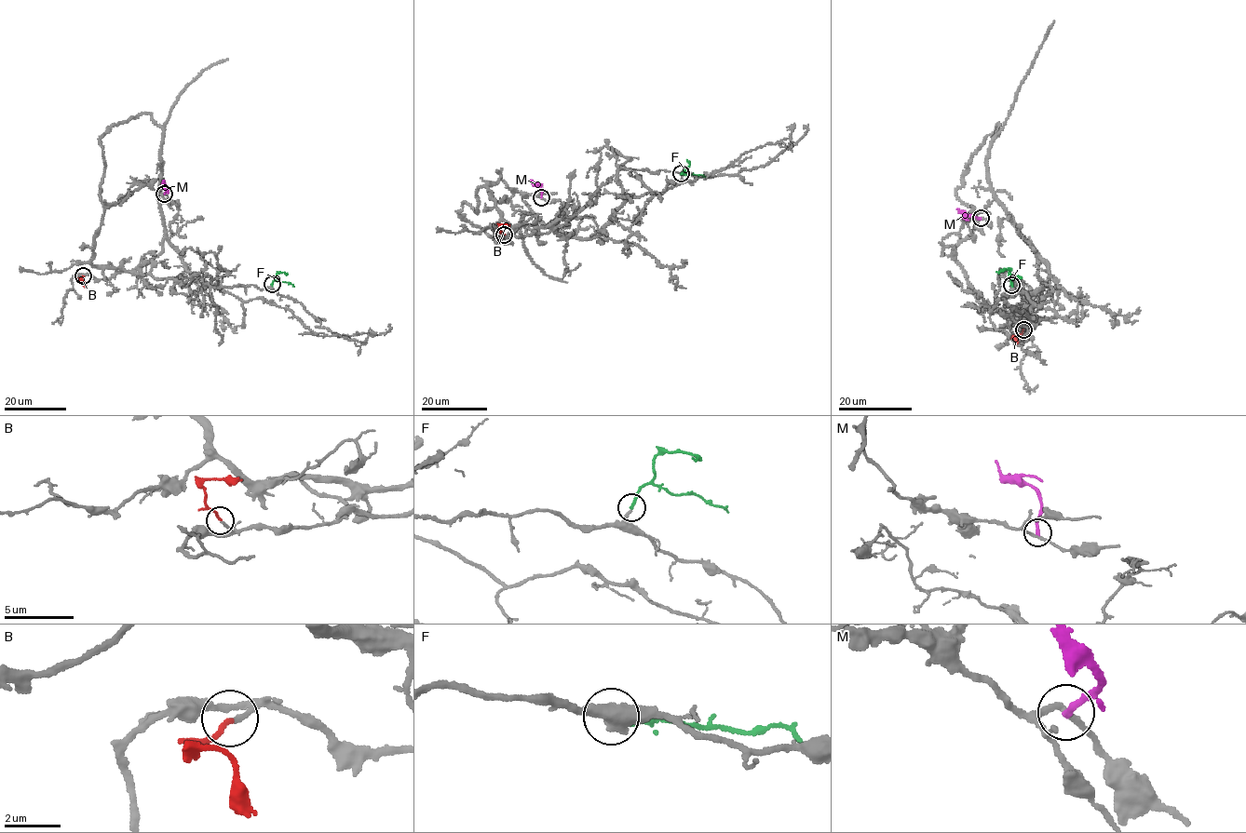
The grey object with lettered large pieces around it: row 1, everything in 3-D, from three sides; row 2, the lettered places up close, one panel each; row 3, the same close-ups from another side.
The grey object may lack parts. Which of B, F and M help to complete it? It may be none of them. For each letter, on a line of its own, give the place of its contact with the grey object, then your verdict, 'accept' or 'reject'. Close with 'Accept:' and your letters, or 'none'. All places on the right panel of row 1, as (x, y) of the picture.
B: contact (1023, 329); accept
F: contact (1011, 285); accept
M: contact (981, 218); reject
Accept: B, F

